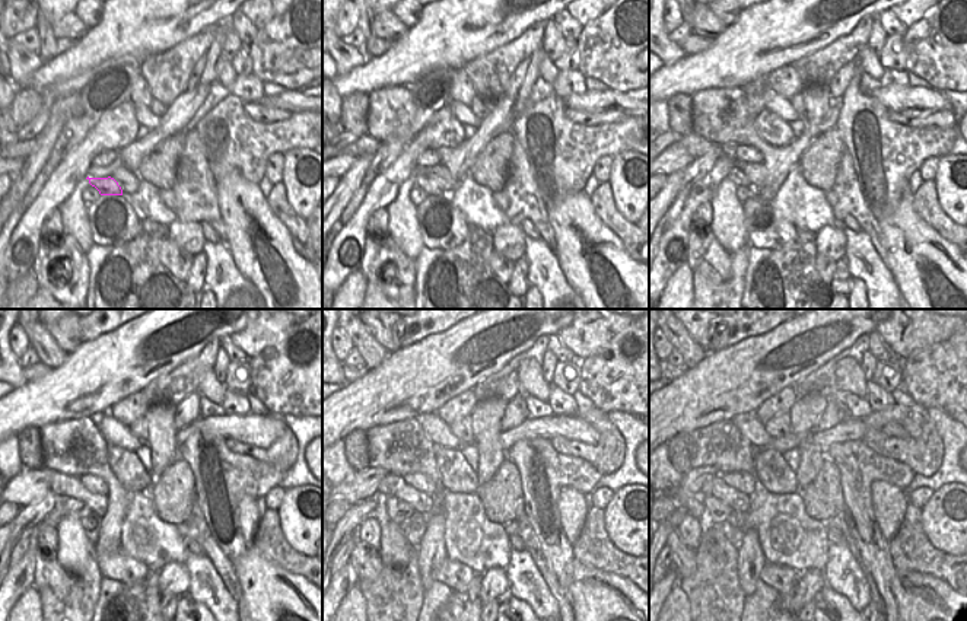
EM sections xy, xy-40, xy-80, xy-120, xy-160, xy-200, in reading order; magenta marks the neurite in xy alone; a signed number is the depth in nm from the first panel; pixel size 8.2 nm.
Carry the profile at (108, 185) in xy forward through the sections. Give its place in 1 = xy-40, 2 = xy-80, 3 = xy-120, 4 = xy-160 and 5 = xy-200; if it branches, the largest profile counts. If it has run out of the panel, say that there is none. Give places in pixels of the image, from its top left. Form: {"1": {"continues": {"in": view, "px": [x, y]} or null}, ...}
{"1": {"continues": {"in": "xy-40", "px": [428, 185]}}, "2": {"continues": {"in": "xy-80", "px": [734, 177]}}, "3": {"continues": {"in": "xy-120", "px": [75, 508]}}, "4": {"continues": {"in": "xy-160", "px": [393, 509]}}, "5": {"continues": {"in": "xy-200", "px": [716, 512]}}}

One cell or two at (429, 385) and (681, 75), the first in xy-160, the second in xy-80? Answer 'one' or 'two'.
one

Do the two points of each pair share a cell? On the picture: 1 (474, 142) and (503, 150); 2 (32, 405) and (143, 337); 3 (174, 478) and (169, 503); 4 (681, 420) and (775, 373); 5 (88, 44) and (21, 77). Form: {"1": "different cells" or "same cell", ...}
{"1": "different cells", "2": "same cell", "3": "same cell", "4": "same cell", "5": "different cells"}

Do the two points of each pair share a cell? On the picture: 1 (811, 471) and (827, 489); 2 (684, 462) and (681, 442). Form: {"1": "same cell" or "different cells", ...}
{"1": "different cells", "2": "same cell"}

